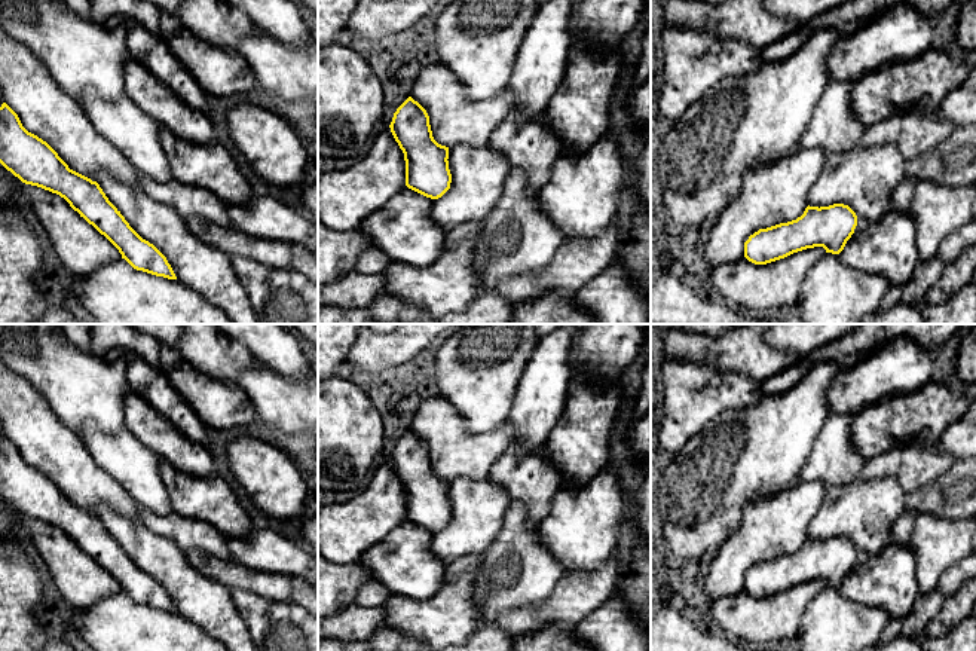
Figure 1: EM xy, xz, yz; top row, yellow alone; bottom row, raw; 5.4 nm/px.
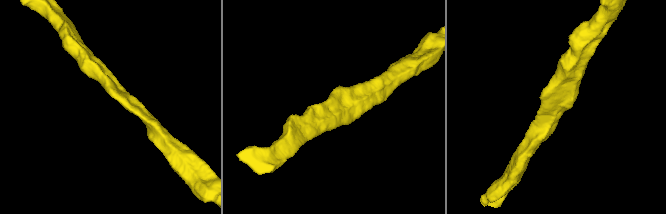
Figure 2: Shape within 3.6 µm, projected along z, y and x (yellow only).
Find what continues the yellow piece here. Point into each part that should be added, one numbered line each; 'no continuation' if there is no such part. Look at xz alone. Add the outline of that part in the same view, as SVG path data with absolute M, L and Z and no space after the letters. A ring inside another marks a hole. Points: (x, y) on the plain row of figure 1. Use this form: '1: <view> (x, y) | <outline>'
no continuation

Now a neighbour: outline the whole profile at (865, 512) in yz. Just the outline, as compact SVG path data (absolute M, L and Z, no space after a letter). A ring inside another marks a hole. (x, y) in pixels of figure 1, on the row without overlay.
M893 477L853 480L827 489L810 523L810 540L848 538L866 554L878 554L891 542L891 532L905 510L905 490Z

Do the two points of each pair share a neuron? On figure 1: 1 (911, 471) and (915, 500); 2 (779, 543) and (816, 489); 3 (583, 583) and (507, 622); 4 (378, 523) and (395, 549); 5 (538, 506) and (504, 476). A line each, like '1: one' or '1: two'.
1: two
2: one
3: one
4: two
5: one

